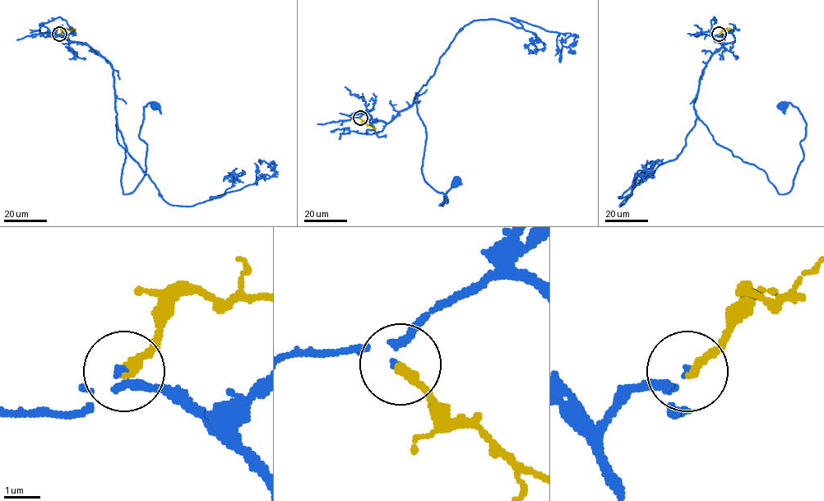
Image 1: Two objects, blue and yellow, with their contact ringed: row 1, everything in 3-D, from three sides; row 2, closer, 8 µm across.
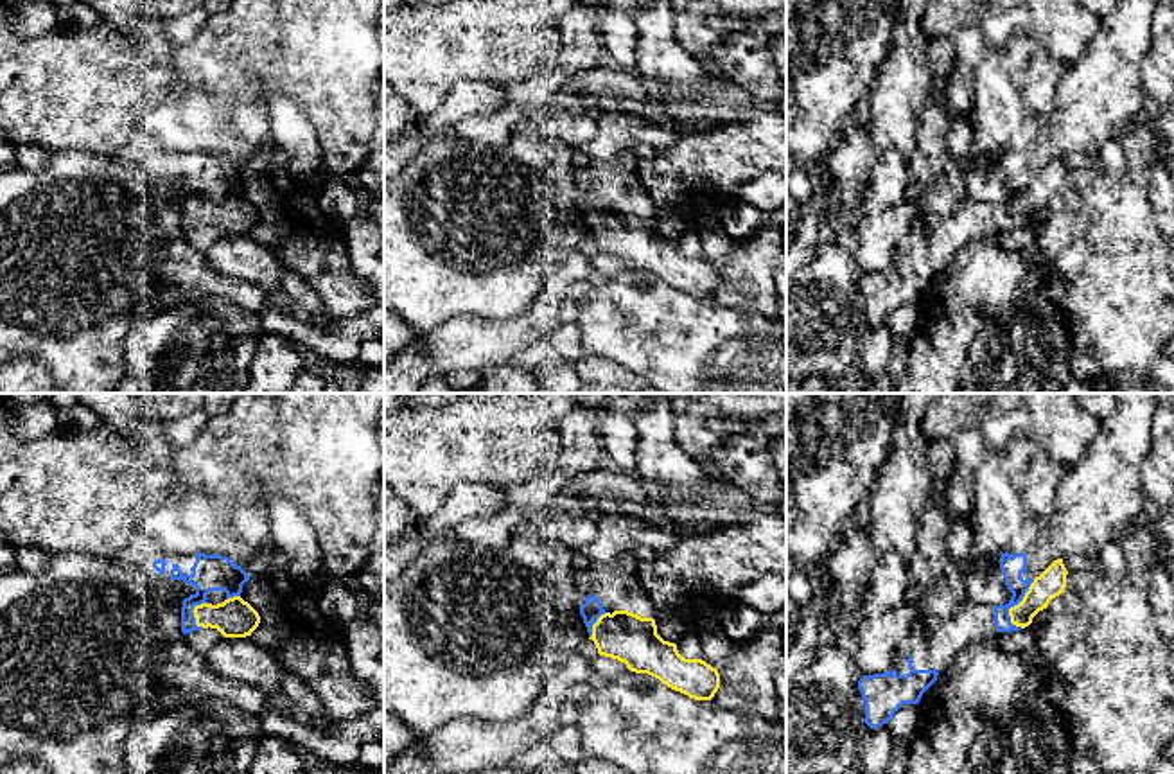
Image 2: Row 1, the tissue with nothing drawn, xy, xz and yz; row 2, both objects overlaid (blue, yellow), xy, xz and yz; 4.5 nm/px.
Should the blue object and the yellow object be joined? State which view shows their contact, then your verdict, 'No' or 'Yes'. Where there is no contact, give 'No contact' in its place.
Touches blue in yz. Yes

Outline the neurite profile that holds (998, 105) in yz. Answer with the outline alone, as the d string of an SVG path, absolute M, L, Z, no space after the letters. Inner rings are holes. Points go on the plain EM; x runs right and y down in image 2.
M987 45L982 61L973 68L975 102L969 113L973 147L968 162L991 163L1007 149L1009 135L1023 120L1023 101L1009 79L1000 48Z

